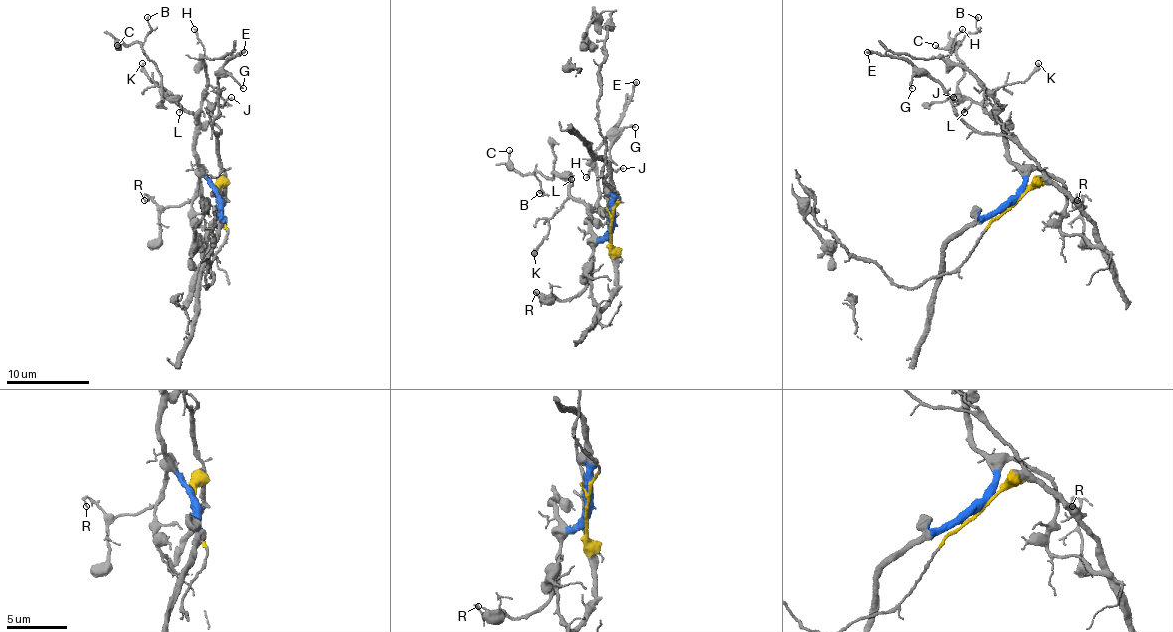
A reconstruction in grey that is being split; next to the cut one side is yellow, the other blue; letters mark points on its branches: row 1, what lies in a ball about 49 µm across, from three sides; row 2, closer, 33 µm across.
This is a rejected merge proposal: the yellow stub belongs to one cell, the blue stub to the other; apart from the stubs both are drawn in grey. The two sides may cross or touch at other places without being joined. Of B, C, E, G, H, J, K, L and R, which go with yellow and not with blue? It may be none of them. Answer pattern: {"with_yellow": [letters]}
{"with_yellow": ["E", "G", "J"]}

